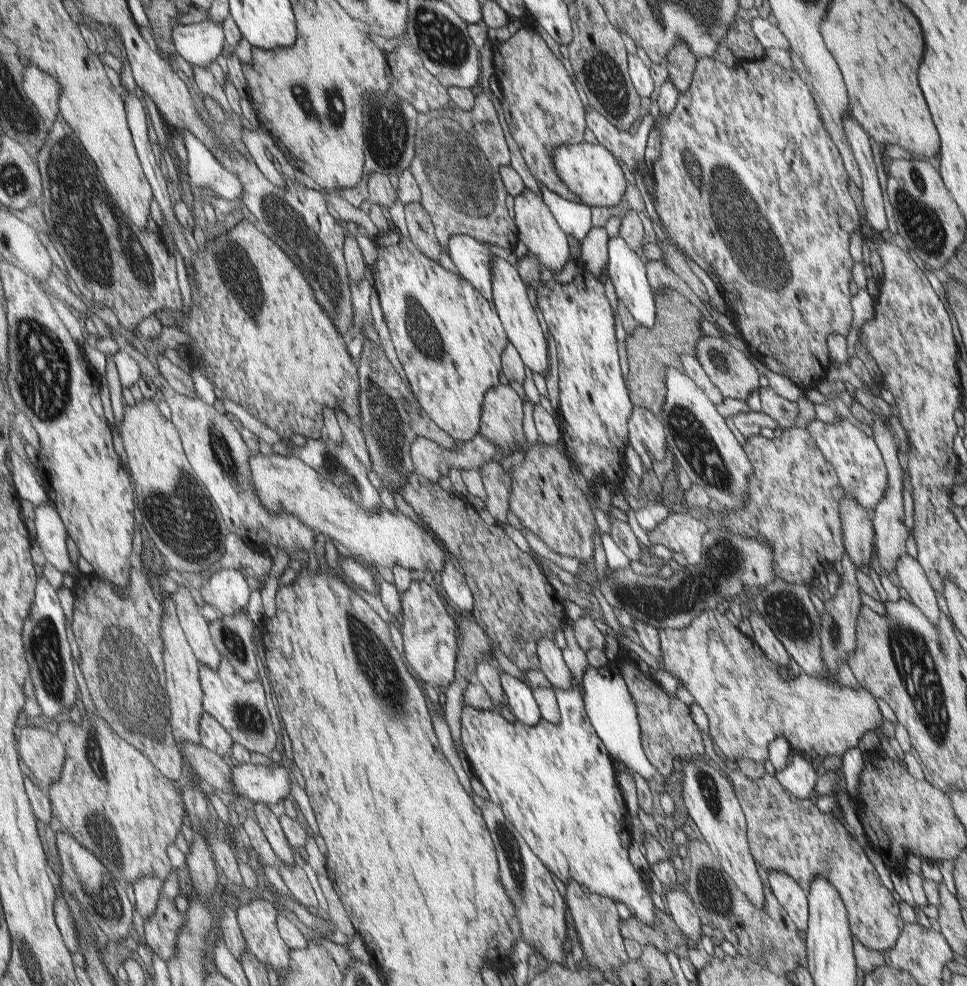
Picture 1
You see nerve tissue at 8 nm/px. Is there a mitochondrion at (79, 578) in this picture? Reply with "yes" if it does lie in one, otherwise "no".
no

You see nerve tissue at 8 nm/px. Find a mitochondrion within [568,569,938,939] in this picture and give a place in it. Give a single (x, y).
(788, 615)

